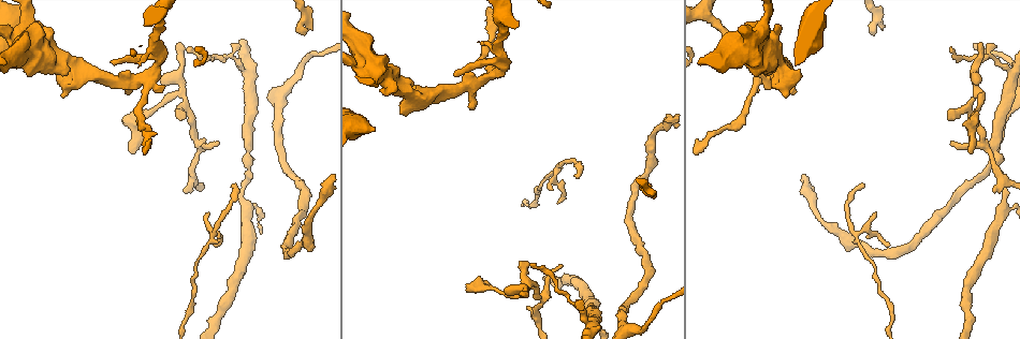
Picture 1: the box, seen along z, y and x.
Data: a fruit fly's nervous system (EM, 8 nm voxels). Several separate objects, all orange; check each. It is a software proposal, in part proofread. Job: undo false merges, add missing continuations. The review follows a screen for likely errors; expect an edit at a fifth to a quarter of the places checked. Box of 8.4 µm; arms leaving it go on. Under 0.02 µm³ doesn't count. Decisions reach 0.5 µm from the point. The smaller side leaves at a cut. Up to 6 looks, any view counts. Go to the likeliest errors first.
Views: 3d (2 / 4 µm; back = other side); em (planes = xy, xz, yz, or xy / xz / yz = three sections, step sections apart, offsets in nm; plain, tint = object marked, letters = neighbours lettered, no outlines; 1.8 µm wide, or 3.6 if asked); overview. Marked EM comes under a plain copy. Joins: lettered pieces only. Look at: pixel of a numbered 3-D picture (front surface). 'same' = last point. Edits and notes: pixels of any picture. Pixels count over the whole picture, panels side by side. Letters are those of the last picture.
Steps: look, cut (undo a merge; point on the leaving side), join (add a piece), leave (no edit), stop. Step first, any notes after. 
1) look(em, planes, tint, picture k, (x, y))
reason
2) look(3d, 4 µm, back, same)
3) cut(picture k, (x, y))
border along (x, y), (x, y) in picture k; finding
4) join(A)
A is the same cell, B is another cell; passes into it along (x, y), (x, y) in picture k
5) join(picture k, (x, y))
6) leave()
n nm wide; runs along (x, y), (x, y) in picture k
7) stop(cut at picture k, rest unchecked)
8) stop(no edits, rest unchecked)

look(em, planes, letters, picture 1, (133, 151))
branch stops here

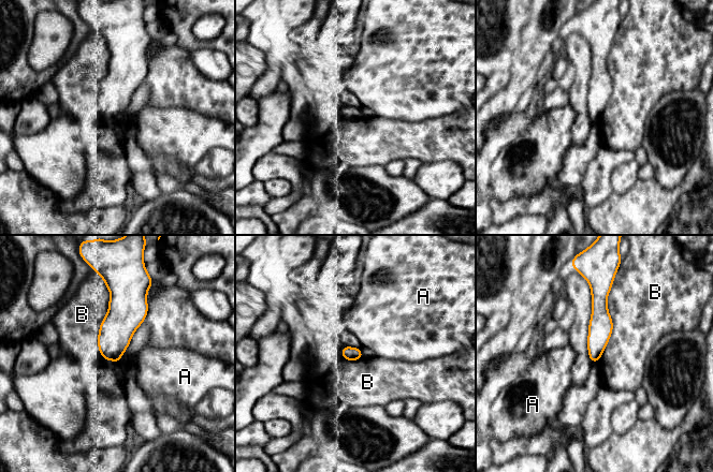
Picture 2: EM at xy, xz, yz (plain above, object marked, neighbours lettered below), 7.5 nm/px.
leave()
100 nm wide; A and B are other cells; border along (613, 282), (612, 334), (598, 360) in picture 2; no lettered piece goes on from it

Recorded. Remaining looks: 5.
look(3d, 2 µm, back, picture 1, (551, 174))
calibre changes

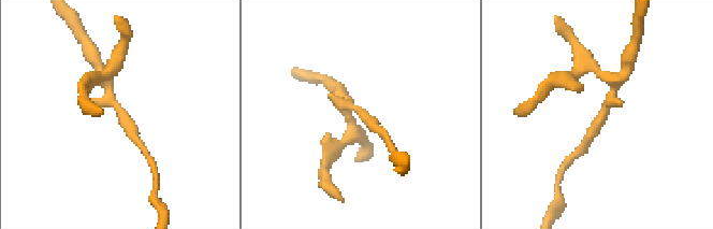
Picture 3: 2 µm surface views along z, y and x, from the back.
look(em, planes, tint, picture 3, (601, 117))

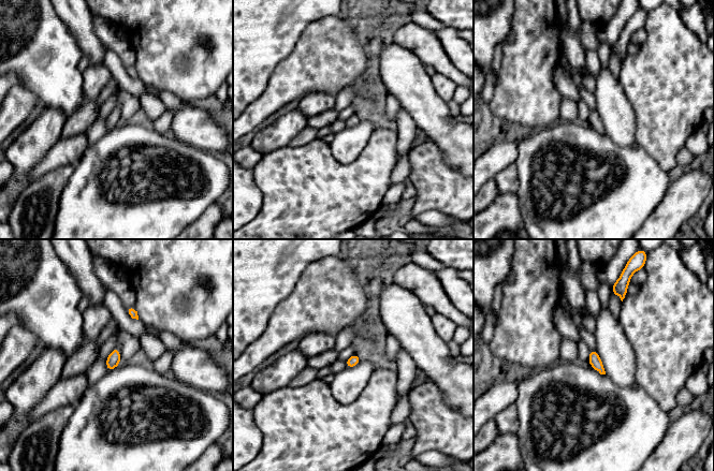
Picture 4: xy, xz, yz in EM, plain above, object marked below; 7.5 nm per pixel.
look(em, planes, letters, same)

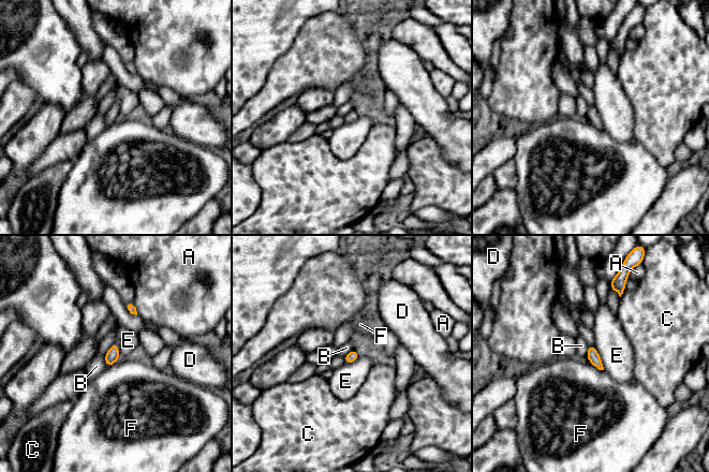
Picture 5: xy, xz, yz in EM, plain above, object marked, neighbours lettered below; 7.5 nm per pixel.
leave()
A, B, C, D, E and F are other cells; one neuron here

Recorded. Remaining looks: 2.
look(em, xy, step 4, tint, picture 1, (246, 152))
calibre changes

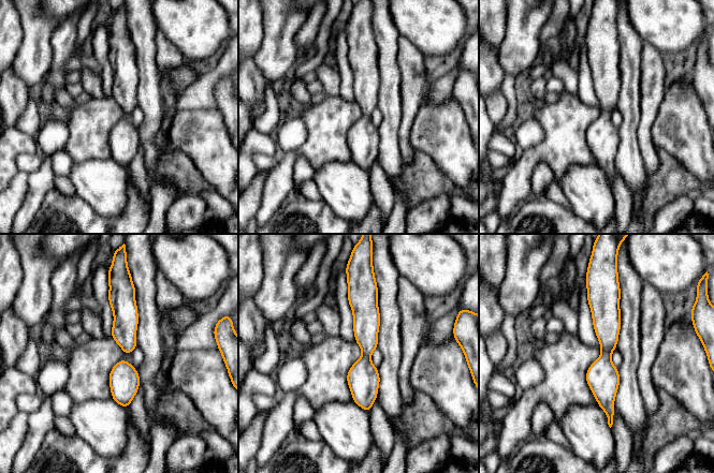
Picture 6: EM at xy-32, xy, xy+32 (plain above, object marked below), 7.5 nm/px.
look(em, planes, letters, same)

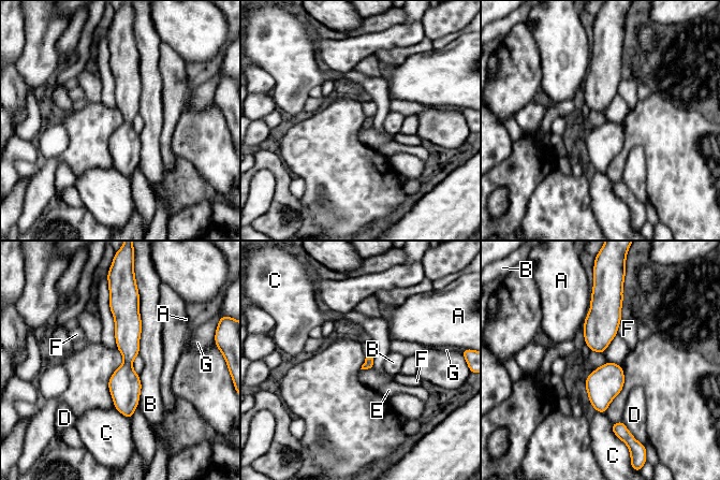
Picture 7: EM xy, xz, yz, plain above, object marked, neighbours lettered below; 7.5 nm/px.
leave()
70 nm wide; A, B, C, D, E, F and G are other cells; continuous, no second neuron

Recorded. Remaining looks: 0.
stop(no edits, rest unchecked)

